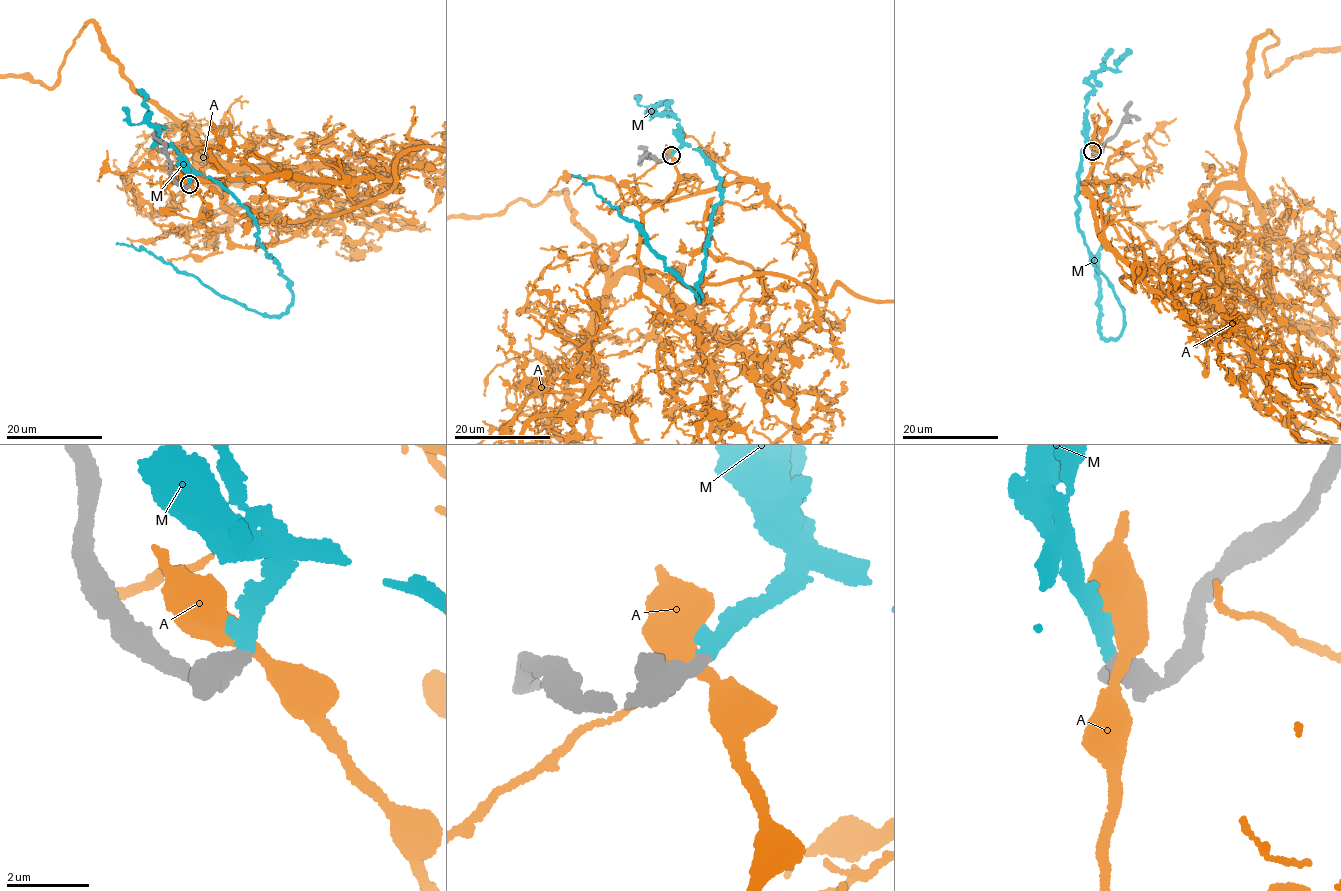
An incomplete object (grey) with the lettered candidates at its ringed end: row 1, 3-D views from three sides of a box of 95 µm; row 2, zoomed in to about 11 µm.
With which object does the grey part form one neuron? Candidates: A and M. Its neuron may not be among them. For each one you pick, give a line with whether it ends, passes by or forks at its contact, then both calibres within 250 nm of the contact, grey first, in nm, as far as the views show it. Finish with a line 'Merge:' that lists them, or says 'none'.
M: it ends | 400/280 nm
Merge: M

